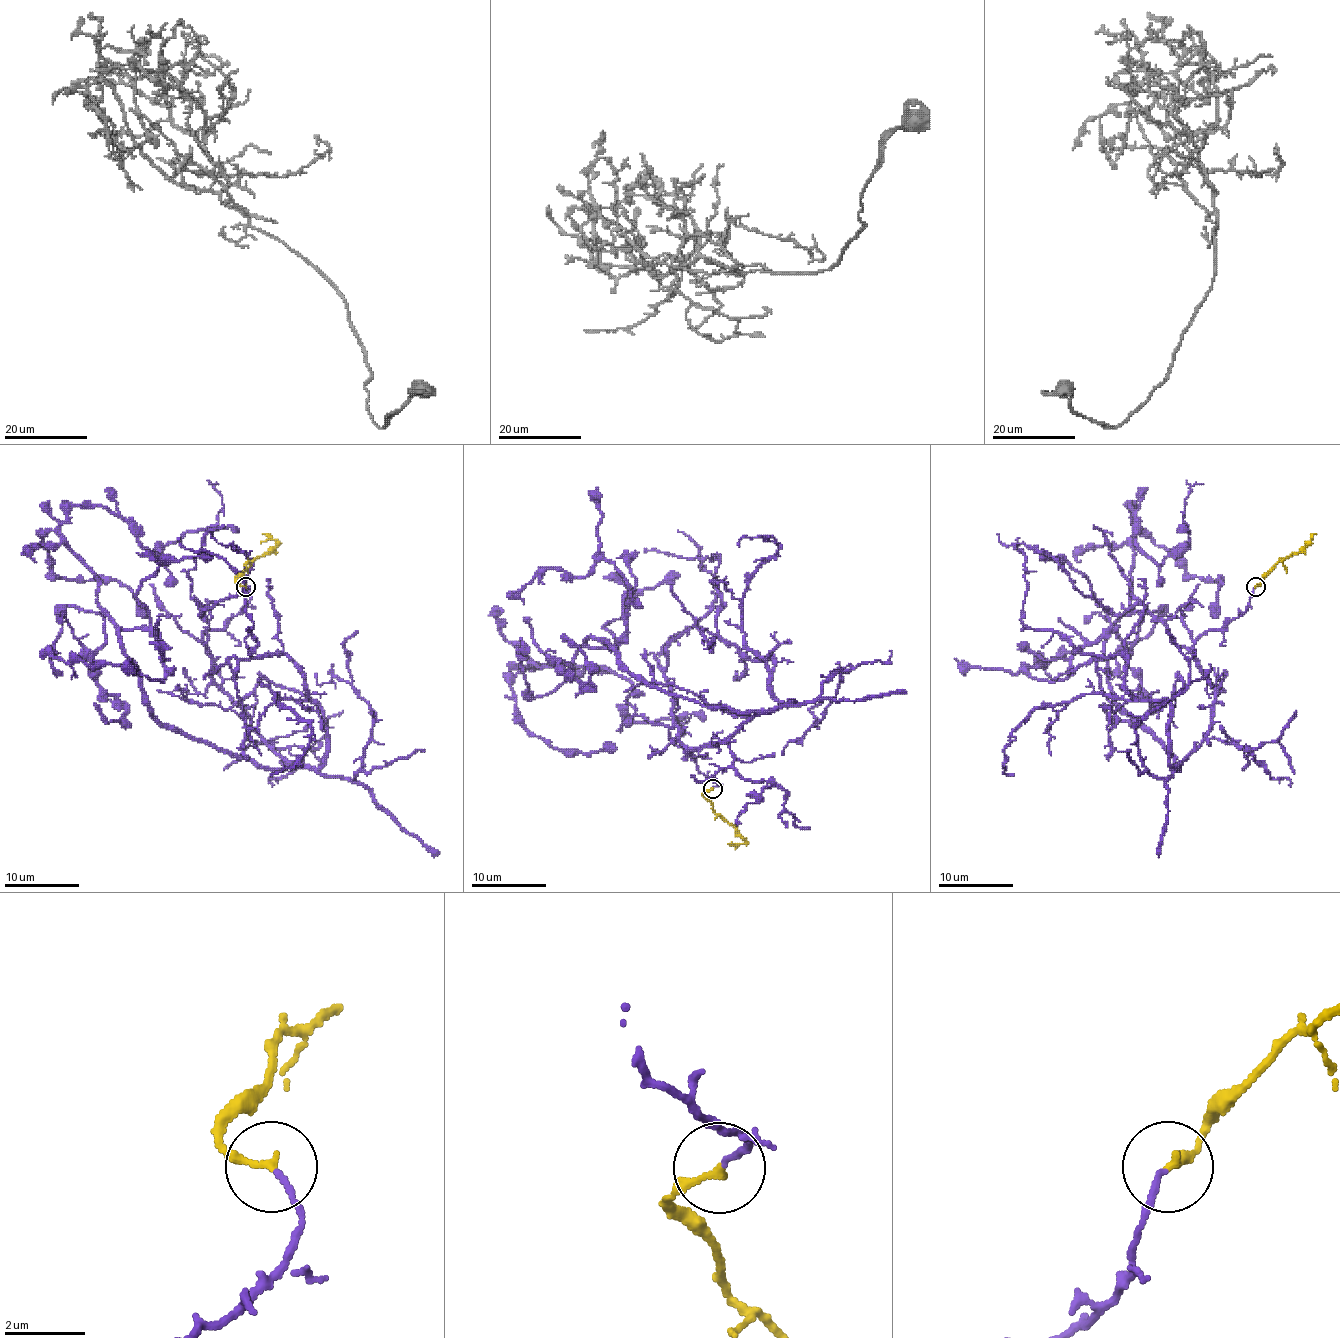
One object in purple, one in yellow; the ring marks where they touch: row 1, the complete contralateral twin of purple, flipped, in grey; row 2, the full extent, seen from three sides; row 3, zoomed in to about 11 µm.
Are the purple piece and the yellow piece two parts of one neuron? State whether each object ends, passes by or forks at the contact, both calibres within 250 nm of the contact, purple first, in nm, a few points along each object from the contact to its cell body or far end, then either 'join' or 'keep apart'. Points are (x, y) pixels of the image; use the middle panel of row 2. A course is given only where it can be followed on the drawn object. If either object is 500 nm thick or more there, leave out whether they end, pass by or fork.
purple ends; yellow ends; calibres 130 and 180 nm; course purple (713, 788), (668, 730), (717, 745), (754, 714), (592, 637), (527, 667), (607, 669), (681, 736); course yellow (713, 788), (704, 793), (713, 810), (731, 825), (744, 842), (728, 844); join

